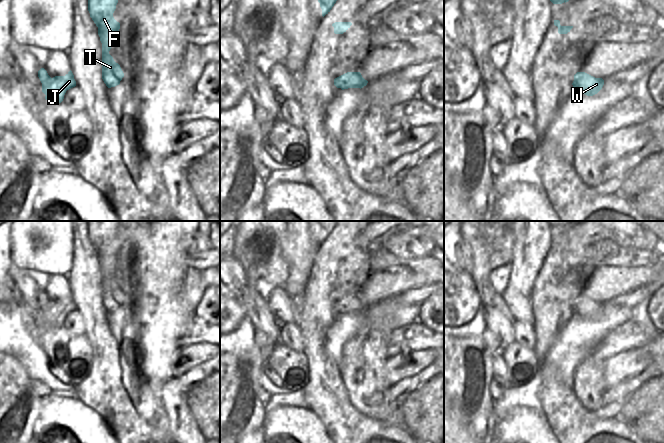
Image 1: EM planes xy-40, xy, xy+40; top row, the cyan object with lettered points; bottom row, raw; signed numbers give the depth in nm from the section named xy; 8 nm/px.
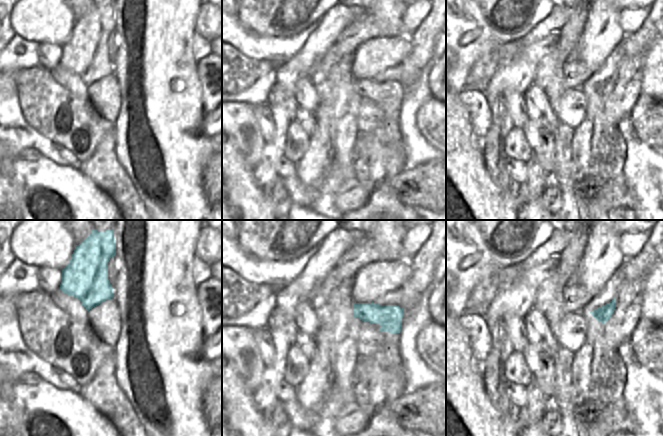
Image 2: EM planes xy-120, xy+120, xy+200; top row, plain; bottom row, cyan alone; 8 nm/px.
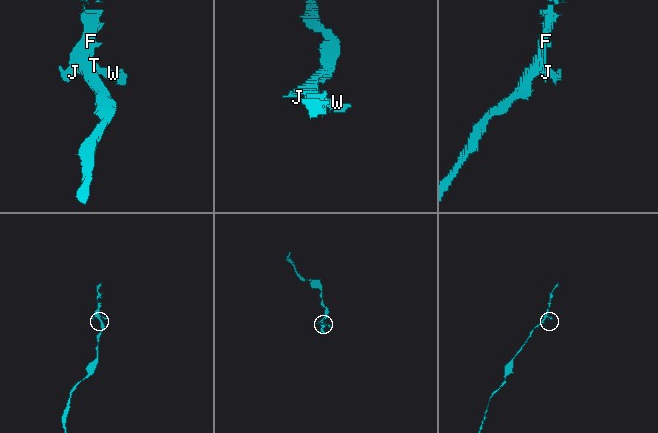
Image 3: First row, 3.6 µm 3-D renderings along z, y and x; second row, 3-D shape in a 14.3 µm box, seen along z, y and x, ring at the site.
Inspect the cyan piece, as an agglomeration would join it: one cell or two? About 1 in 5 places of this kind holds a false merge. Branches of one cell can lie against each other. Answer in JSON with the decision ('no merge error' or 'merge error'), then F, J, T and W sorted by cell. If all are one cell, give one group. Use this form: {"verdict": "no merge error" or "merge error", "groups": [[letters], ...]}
{"verdict": "no merge error", "groups": [["F", "J", "T", "W"]]}

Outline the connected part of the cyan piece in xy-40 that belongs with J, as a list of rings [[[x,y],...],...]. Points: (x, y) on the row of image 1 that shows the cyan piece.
[[[44,68],[38,71],[45,99],[57,104],[61,103],[67,90],[76,86],[74,75],[70,70],[65,76],[51,78]]]

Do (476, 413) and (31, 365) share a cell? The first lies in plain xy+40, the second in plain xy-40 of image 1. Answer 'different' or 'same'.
different

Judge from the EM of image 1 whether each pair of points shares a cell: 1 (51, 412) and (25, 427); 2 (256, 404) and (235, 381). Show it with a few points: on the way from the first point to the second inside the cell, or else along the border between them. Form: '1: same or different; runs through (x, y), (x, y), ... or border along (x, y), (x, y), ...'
1: different; border along (42, 400), (34, 428), (31, 432)
2: same; runs through (256, 396), (253, 390), (247, 390), (243, 386)

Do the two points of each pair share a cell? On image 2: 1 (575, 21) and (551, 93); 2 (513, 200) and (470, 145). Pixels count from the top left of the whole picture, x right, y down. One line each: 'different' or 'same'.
1: different
2: same

